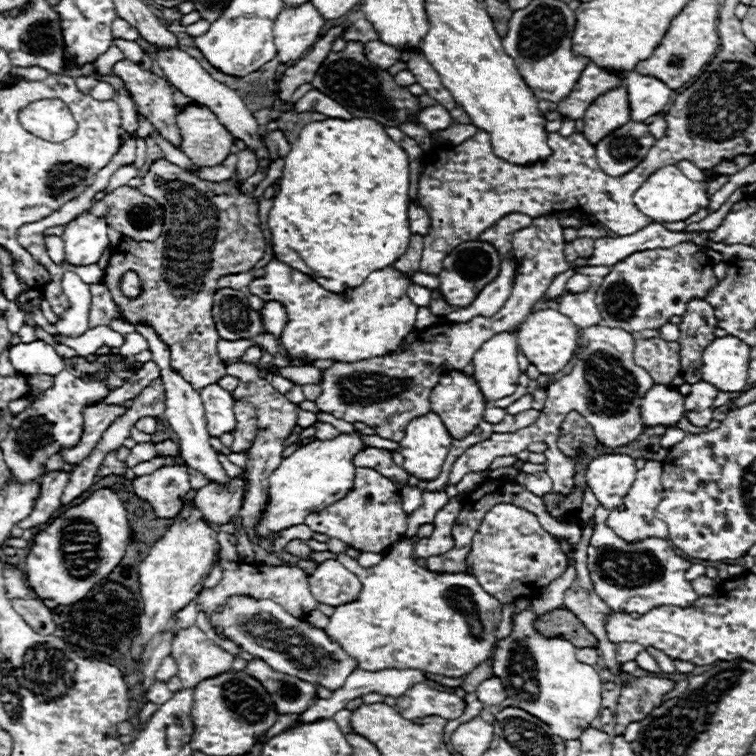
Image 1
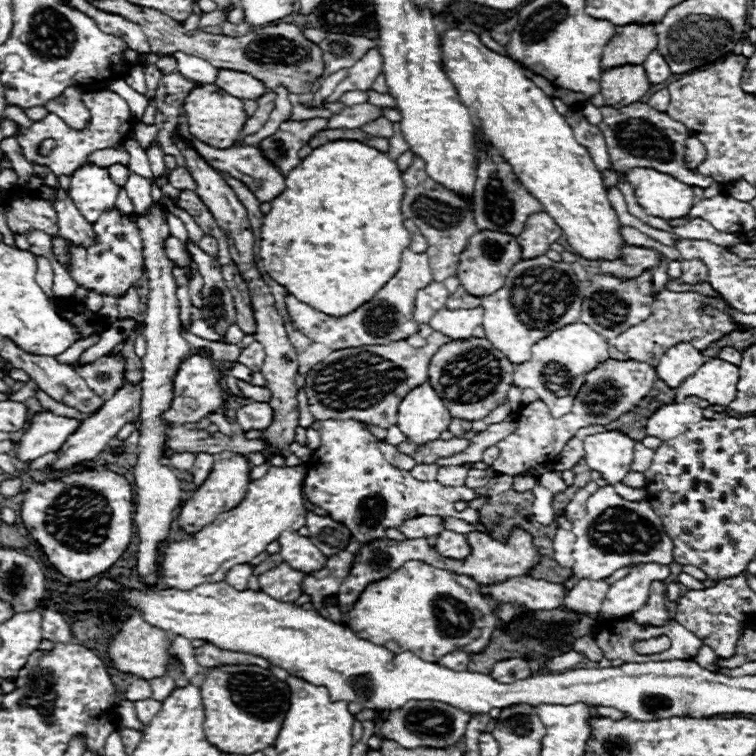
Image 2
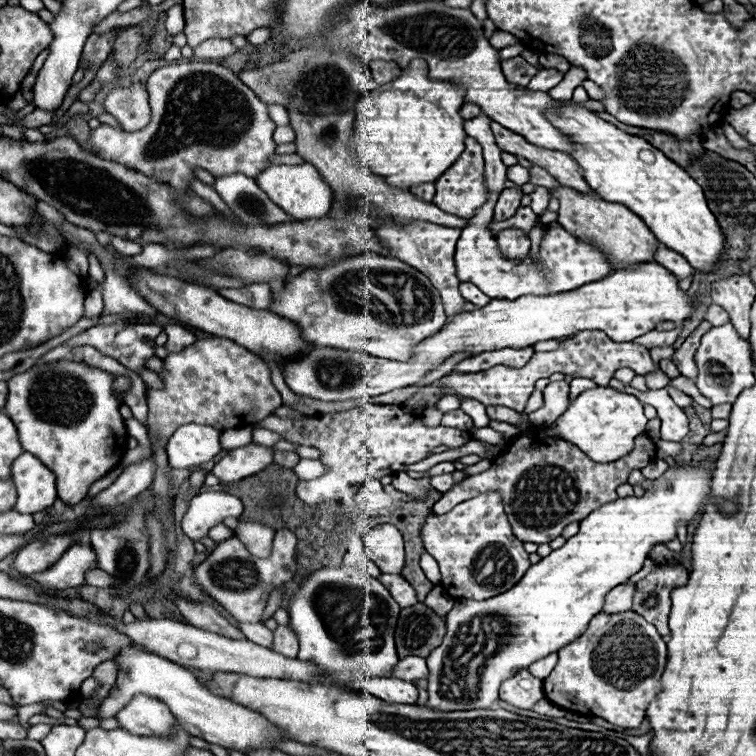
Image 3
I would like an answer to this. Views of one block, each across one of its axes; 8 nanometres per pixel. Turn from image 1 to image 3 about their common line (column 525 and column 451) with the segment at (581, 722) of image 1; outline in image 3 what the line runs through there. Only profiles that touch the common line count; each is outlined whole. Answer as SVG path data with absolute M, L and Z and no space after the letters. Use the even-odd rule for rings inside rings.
M704 460L700 462L696 468L692 464L676 464L676 466L668 466L668 470L656 478L652 482L650 488L646 488L644 496L628 496L628 498L618 498L614 502L608 502L604 506L600 506L598 510L590 512L582 522L580 522L580 530L576 536L568 538L566 544L562 548L556 548L552 550L546 558L542 558L538 564L532 564L528 568L528 572L522 576L522 580L512 586L510 590L506 590L504 594L498 594L496 598L488 598L488 600L458 600L456 606L452 608L452 612L446 616L446 636L444 636L444 642L432 650L432 654L426 658L428 662L428 670L430 670L430 676L428 676L428 704L426 708L434 708L434 710L476 710L476 708L488 708L496 698L498 698L498 688L500 688L500 682L504 682L504 678L510 678L516 670L522 670L522 668L528 668L532 662L552 654L552 652L558 652L560 646L566 646L568 642L572 642L574 638L578 638L580 634L584 634L584 630L588 628L590 620L602 612L604 608L604 598L606 594L614 588L614 586L620 586L624 584L632 574L636 574L642 566L644 566L644 560L650 556L650 552L654 550L654 546L658 544L668 544L670 540L676 538L676 530L678 530L678 524L684 522L684 524L690 524L702 510L708 502L712 502L712 490L710 490L710 480L712 480L712 470L714 470L714 460Z

